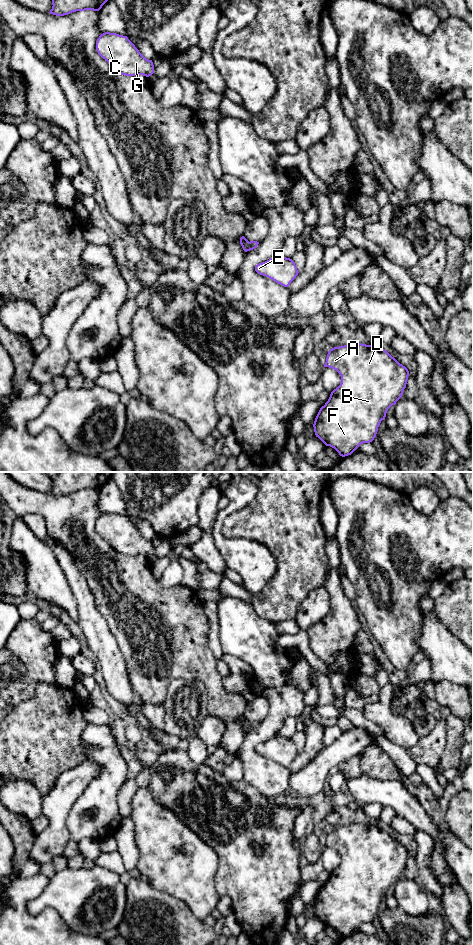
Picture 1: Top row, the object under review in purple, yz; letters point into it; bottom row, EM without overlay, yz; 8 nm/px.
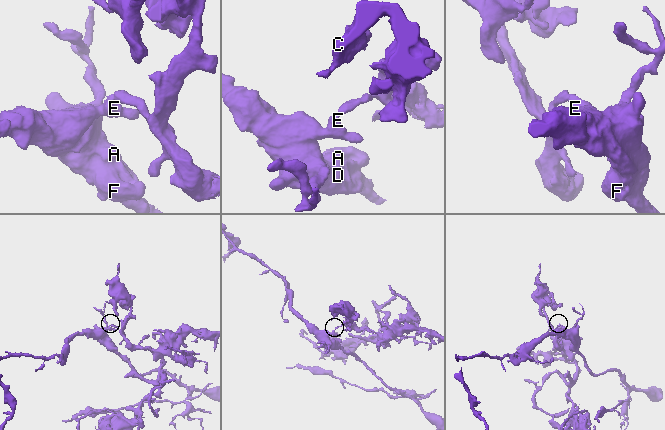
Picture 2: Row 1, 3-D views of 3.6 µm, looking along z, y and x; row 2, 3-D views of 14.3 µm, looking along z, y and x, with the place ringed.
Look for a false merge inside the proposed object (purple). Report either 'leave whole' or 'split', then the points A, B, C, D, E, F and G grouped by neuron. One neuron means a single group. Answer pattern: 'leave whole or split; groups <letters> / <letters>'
split; groups A B D E F / C G

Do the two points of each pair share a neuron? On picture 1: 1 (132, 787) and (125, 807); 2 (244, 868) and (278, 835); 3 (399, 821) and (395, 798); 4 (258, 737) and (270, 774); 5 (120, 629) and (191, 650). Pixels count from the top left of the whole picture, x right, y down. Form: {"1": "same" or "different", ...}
{"1": "same", "2": "same", "3": "different", "4": "same", "5": "same"}

